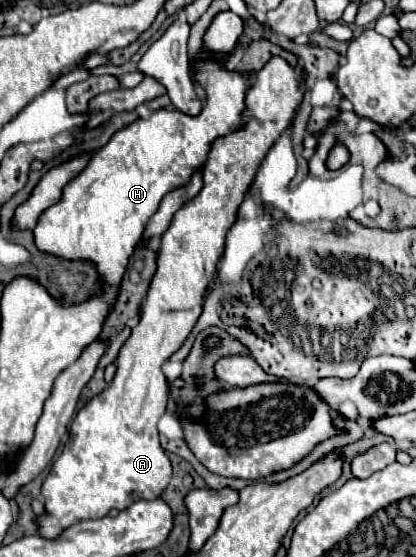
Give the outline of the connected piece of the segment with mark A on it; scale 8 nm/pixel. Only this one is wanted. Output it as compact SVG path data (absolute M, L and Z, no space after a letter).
M279 56L271 58L269 64L251 80L251 86L245 94L245 124L243 128L229 132L229 136L219 136L209 150L207 162L203 164L203 190L189 200L181 210L175 212L167 232L161 238L159 258L157 258L157 272L151 280L149 294L143 304L143 312L139 324L133 328L133 334L121 348L117 356L117 374L113 382L97 394L91 402L85 404L77 412L69 428L69 440L61 452L61 456L53 462L47 480L43 482L43 496L47 514L39 516L39 534L45 538L55 538L67 526L87 520L87 518L101 518L107 516L111 508L125 510L135 500L153 500L157 498L171 480L171 462L163 448L159 446L157 434L157 420L165 414L167 408L167 392L169 382L163 374L163 364L177 352L187 336L191 334L203 306L203 294L215 274L219 256L225 250L225 234L233 226L237 218L237 210L249 192L249 186L261 166L263 158L267 156L269 148L275 140L283 134L287 126L291 126L295 110L303 98L303 78L297 78L295 70L281 60Z

